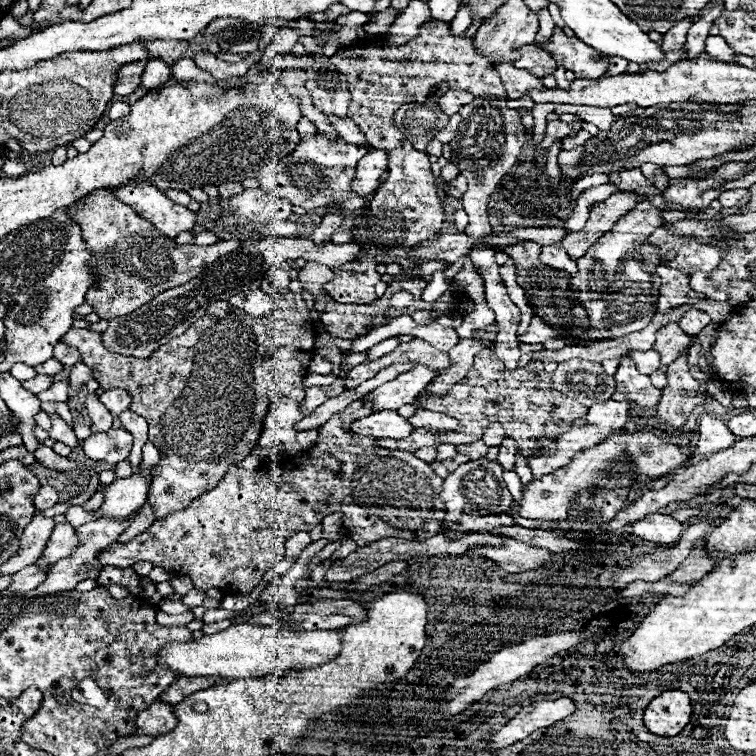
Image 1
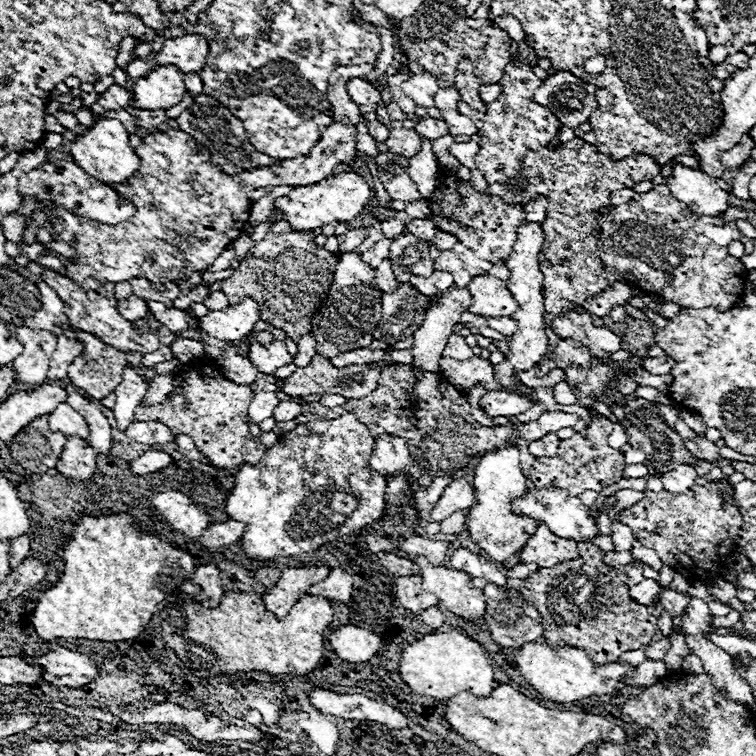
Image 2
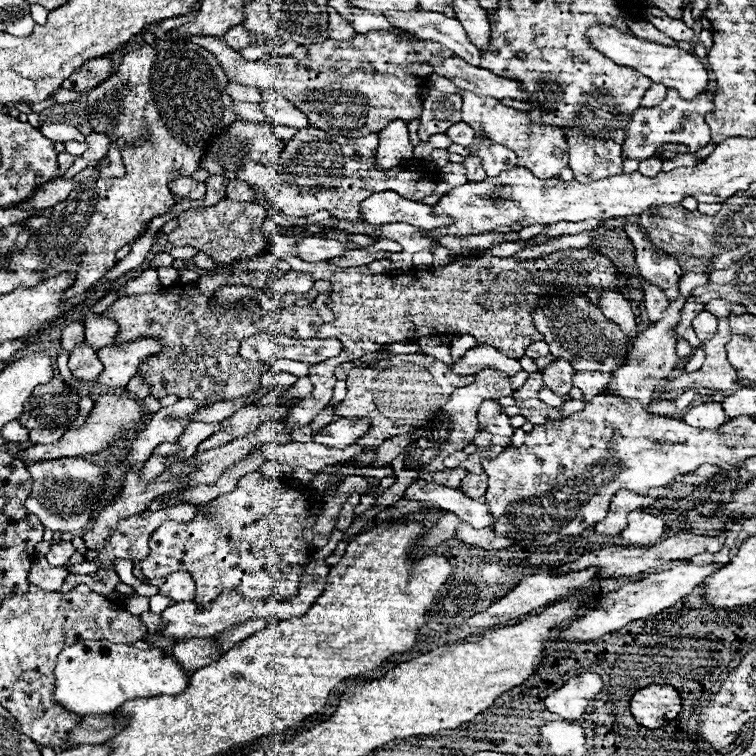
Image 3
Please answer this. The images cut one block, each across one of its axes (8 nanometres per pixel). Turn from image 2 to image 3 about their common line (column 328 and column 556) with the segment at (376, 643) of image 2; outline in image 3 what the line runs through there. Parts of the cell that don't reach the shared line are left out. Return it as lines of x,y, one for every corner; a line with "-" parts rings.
676,564
670,570
648,574
644,580
628,582
620,590
614,590
600,598
592,610
588,610
582,618
572,620
554,640
566,640
566,642
594,642
602,638
608,632
616,632
618,628
624,628
628,622
634,620
646,620
650,616
656,616
660,610
674,606
684,596
692,594
694,588
698,588
706,576
720,570
720,564
708,564
708,566
696,566
696,564

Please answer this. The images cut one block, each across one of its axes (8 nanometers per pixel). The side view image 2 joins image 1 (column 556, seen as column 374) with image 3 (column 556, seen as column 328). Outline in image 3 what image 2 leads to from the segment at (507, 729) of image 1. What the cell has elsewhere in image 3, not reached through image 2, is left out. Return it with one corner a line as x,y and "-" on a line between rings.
584,672
570,678
560,690
552,692
544,706
548,712
562,716
564,720
580,720
586,712
588,702
602,690
602,678
594,672

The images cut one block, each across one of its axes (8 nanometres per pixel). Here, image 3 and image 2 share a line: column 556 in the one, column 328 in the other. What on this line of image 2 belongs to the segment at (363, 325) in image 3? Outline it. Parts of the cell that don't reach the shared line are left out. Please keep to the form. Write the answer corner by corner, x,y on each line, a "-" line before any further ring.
276,222
270,226
266,238
254,244
240,268
222,282
222,294
230,304
240,302
240,296
256,298
256,302
260,302
262,320
272,328
284,330
288,338
298,342
298,338
312,328
312,316
330,290
334,268
336,254
314,244
308,234
292,230
288,222

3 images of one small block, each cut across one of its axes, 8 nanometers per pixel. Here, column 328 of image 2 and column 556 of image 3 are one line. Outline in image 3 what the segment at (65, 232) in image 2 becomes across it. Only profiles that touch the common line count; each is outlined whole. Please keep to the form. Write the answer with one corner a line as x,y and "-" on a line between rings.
464,92
462,120
468,122
476,134
484,134
492,142
514,150
518,156
518,166
530,170
538,178
558,176
558,172
568,164
568,142
566,142
566,134
560,126
530,122
528,112
504,106
496,98
478,96
474,92

